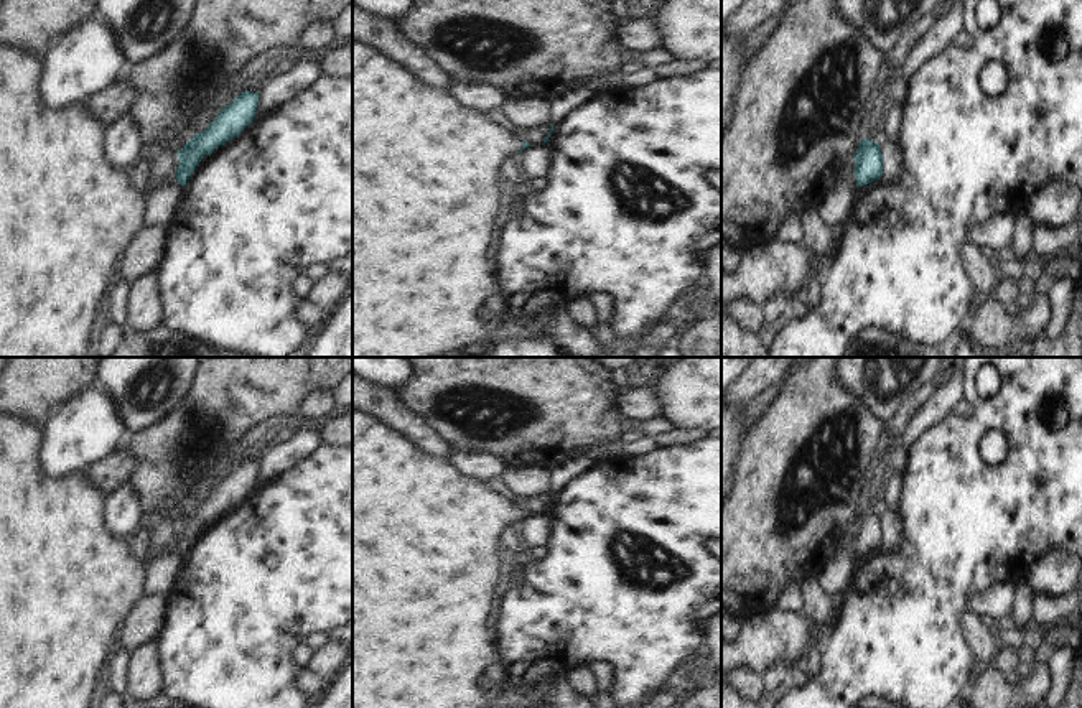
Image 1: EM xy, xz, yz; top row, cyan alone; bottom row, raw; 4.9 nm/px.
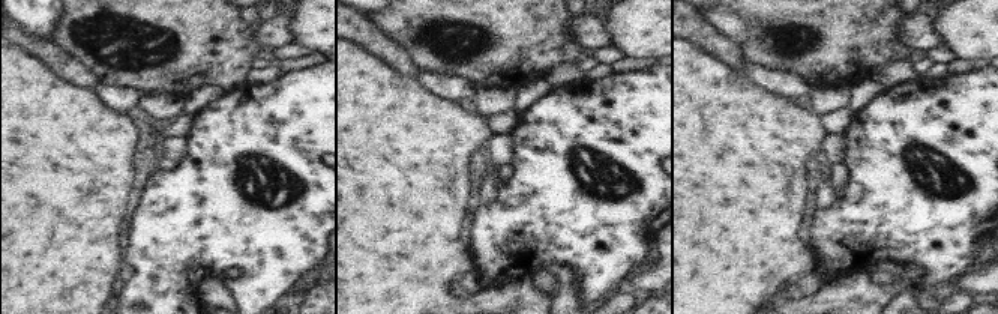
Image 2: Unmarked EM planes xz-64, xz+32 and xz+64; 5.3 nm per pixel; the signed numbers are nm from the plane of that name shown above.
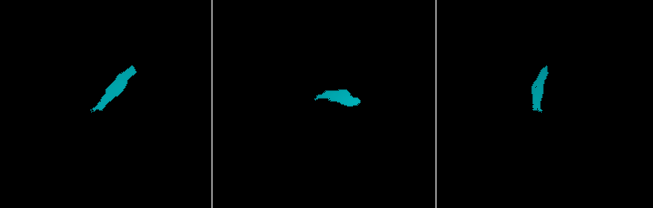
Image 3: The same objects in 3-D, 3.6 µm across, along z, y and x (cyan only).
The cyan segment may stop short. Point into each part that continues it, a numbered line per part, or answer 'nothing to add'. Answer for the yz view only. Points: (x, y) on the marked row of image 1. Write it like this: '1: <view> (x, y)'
nothing to add.

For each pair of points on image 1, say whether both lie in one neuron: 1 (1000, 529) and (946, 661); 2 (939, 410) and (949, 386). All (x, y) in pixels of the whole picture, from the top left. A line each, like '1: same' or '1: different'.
1: same
2: same

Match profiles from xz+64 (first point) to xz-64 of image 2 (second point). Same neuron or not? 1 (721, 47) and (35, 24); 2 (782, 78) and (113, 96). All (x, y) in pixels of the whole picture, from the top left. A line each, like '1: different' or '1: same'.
1: different
2: same

